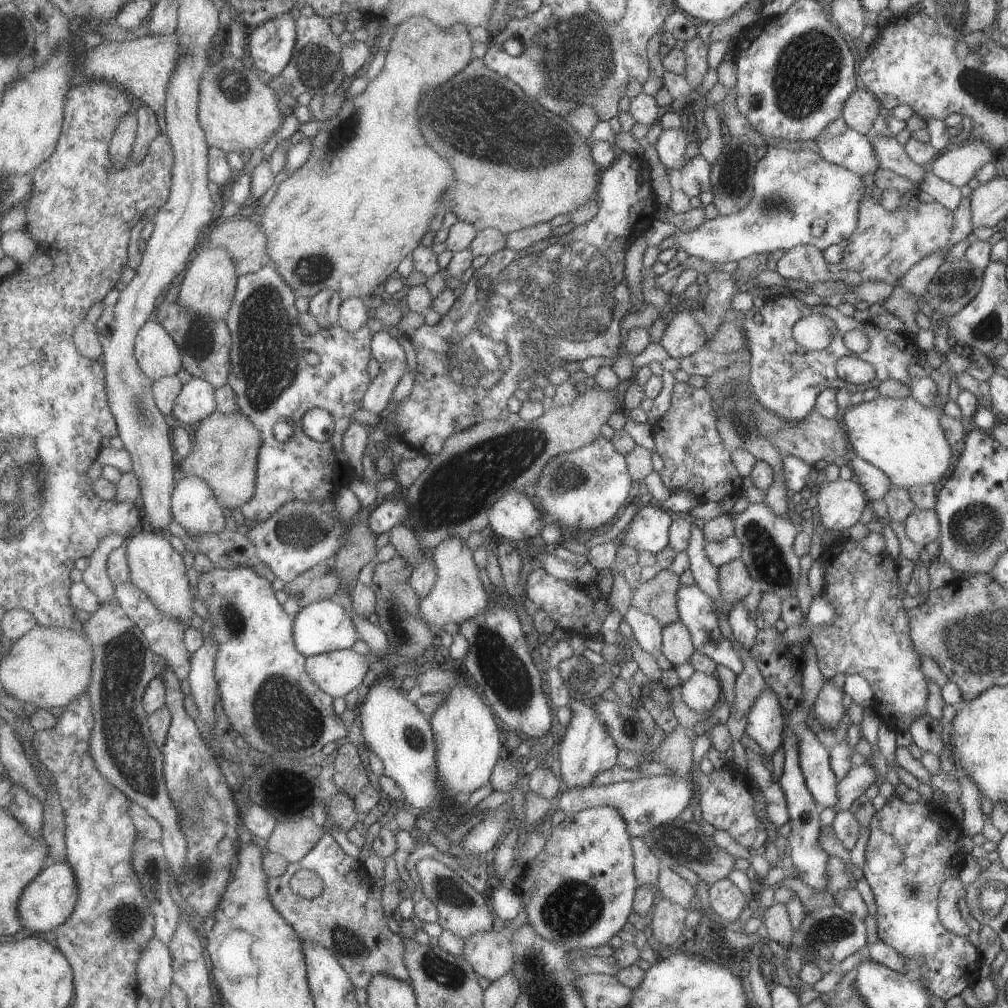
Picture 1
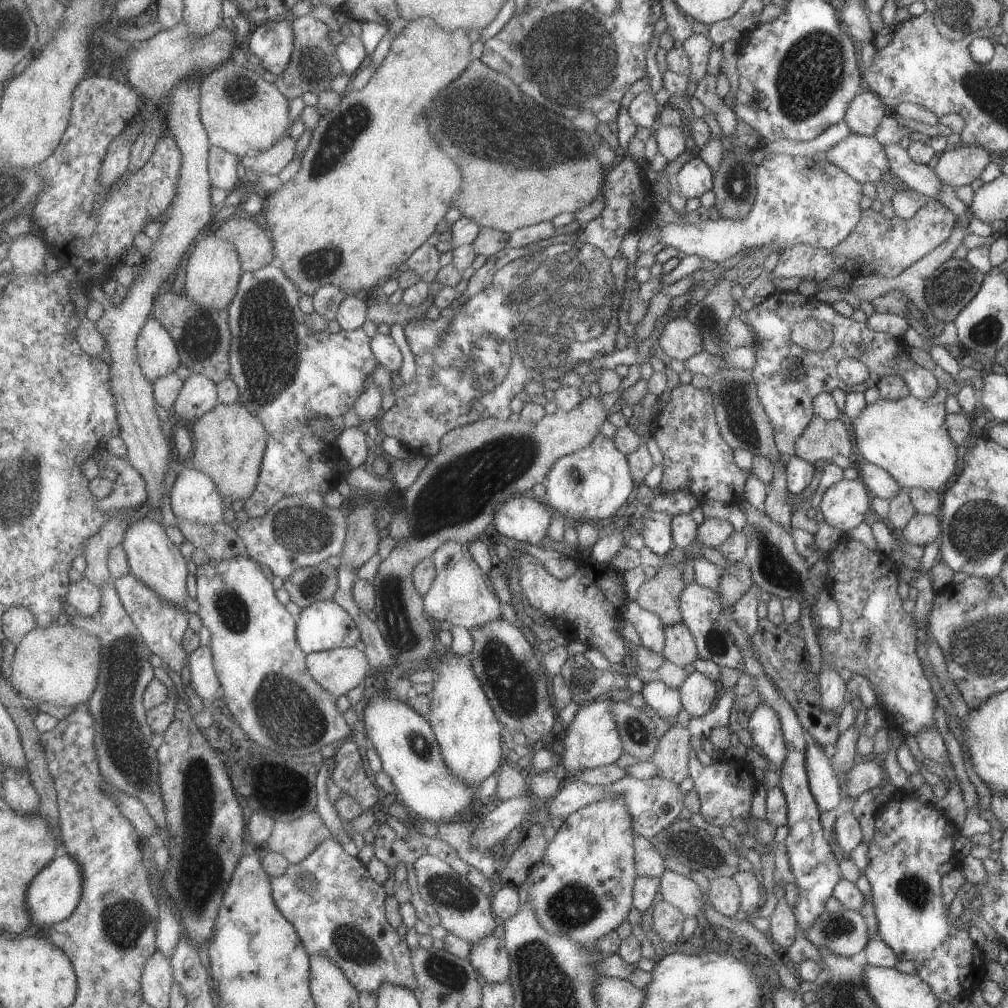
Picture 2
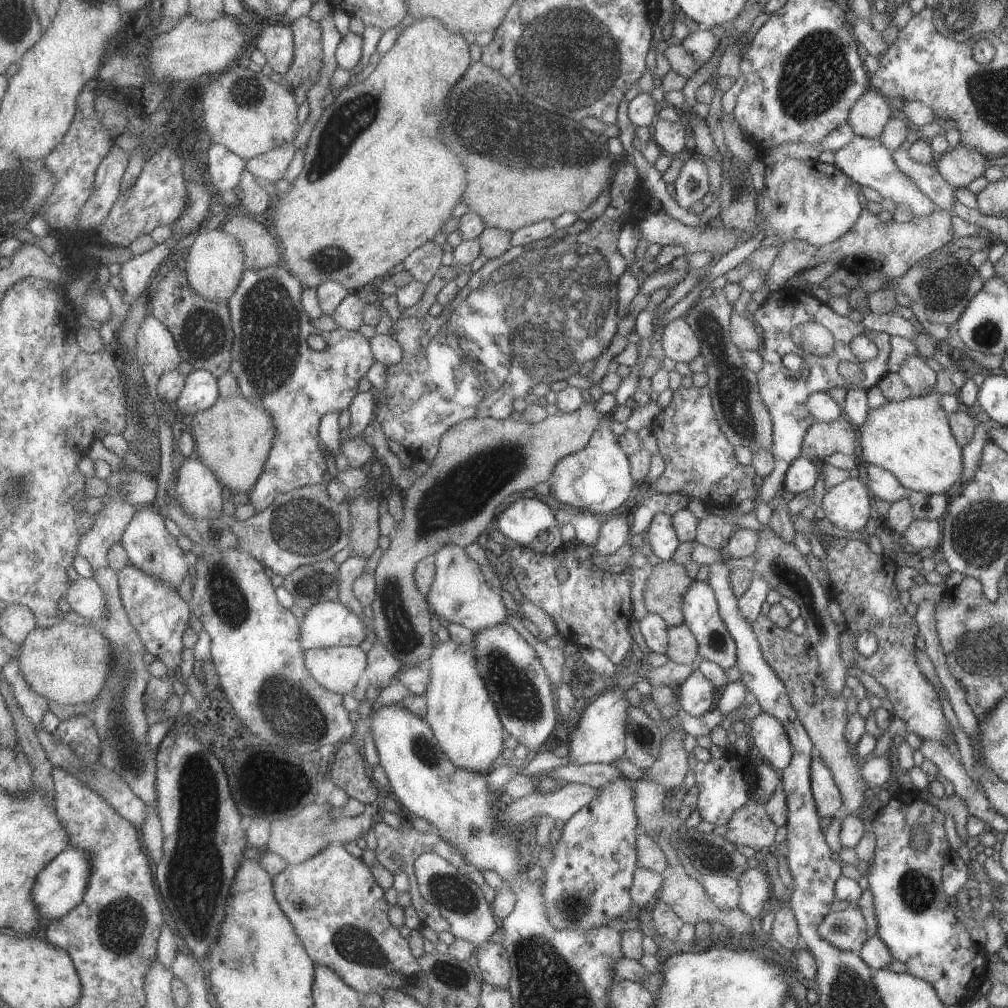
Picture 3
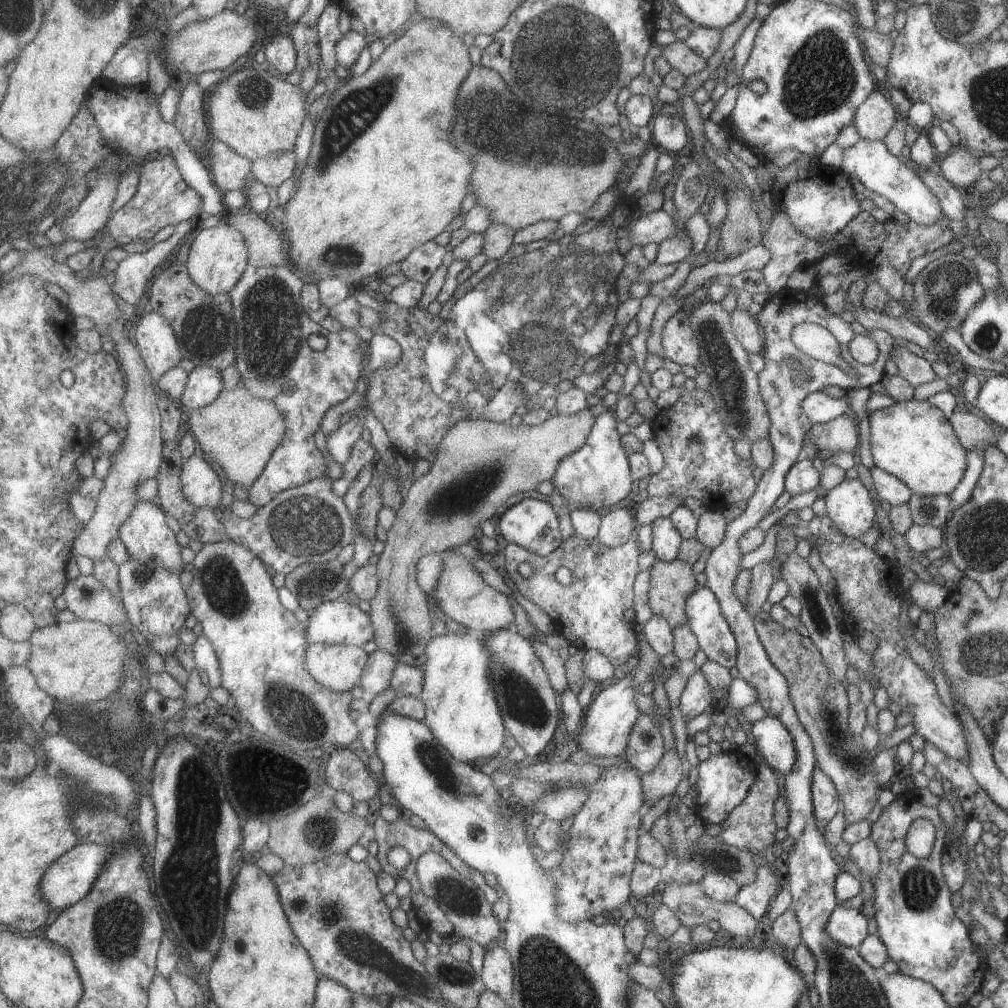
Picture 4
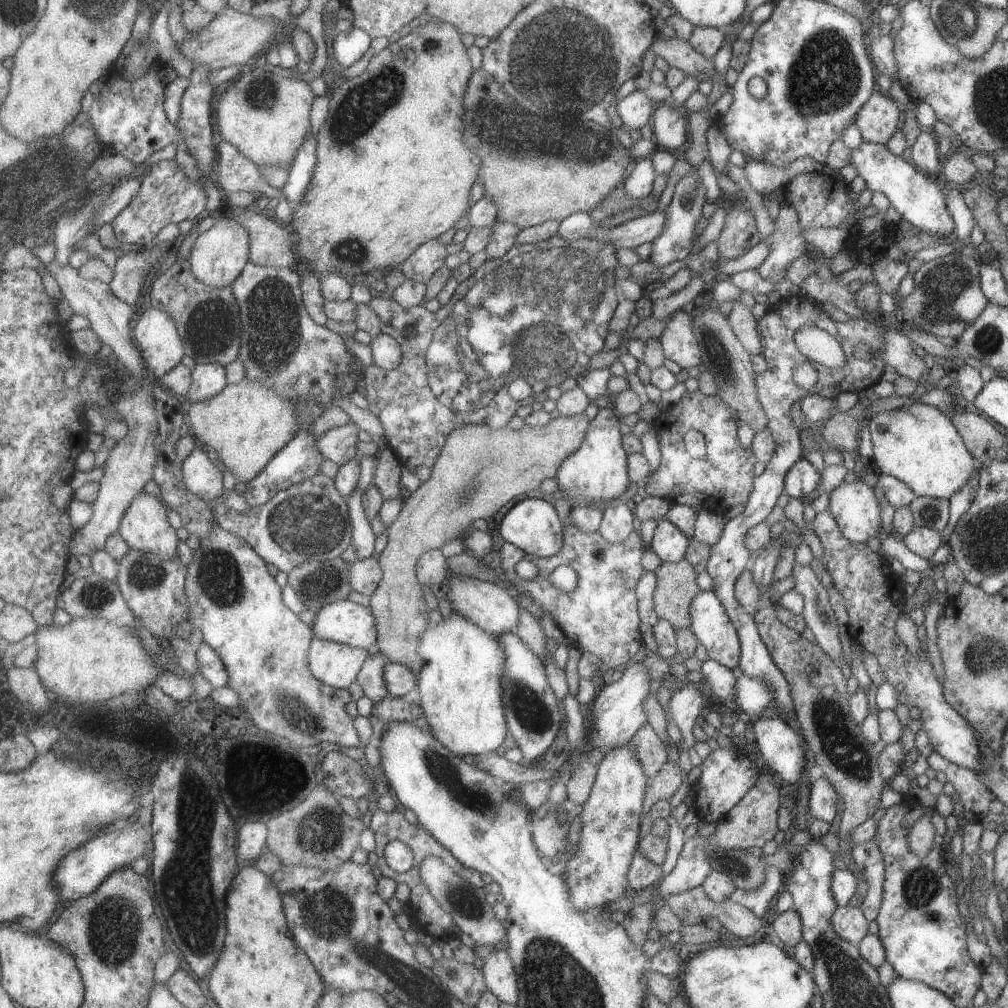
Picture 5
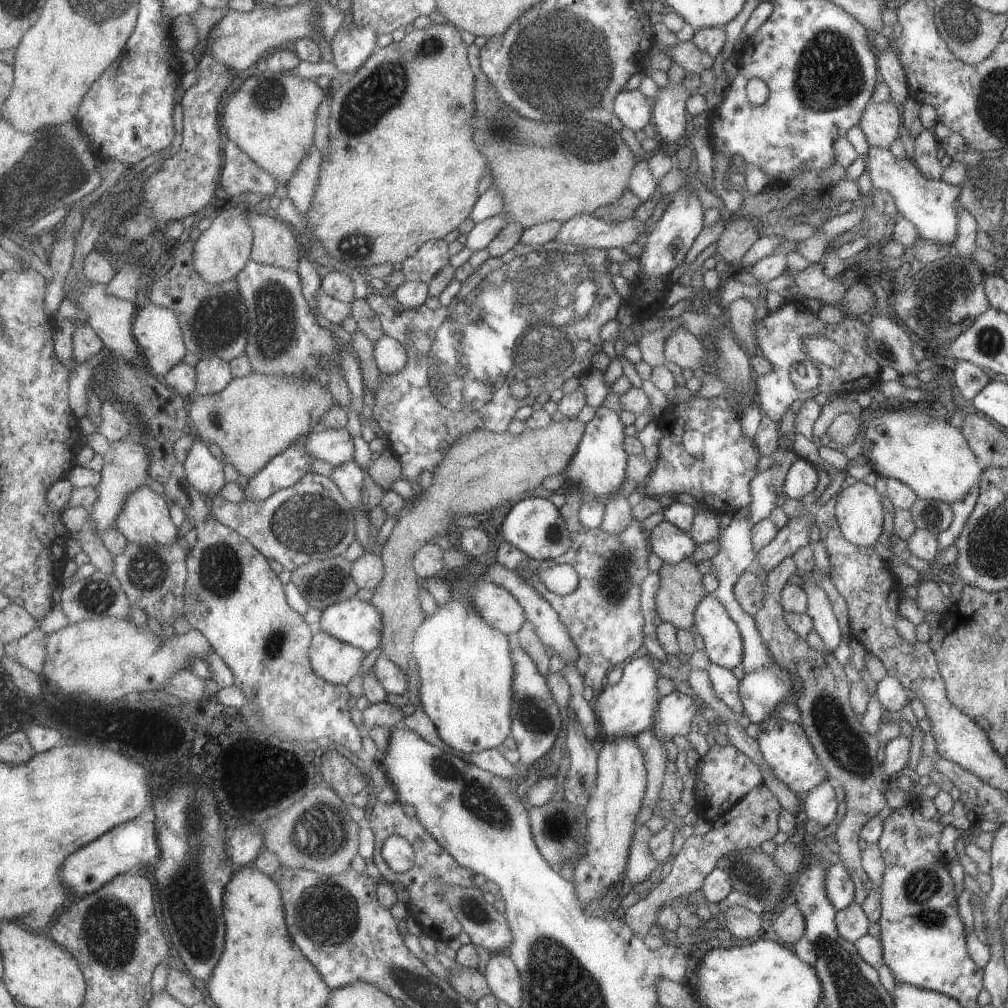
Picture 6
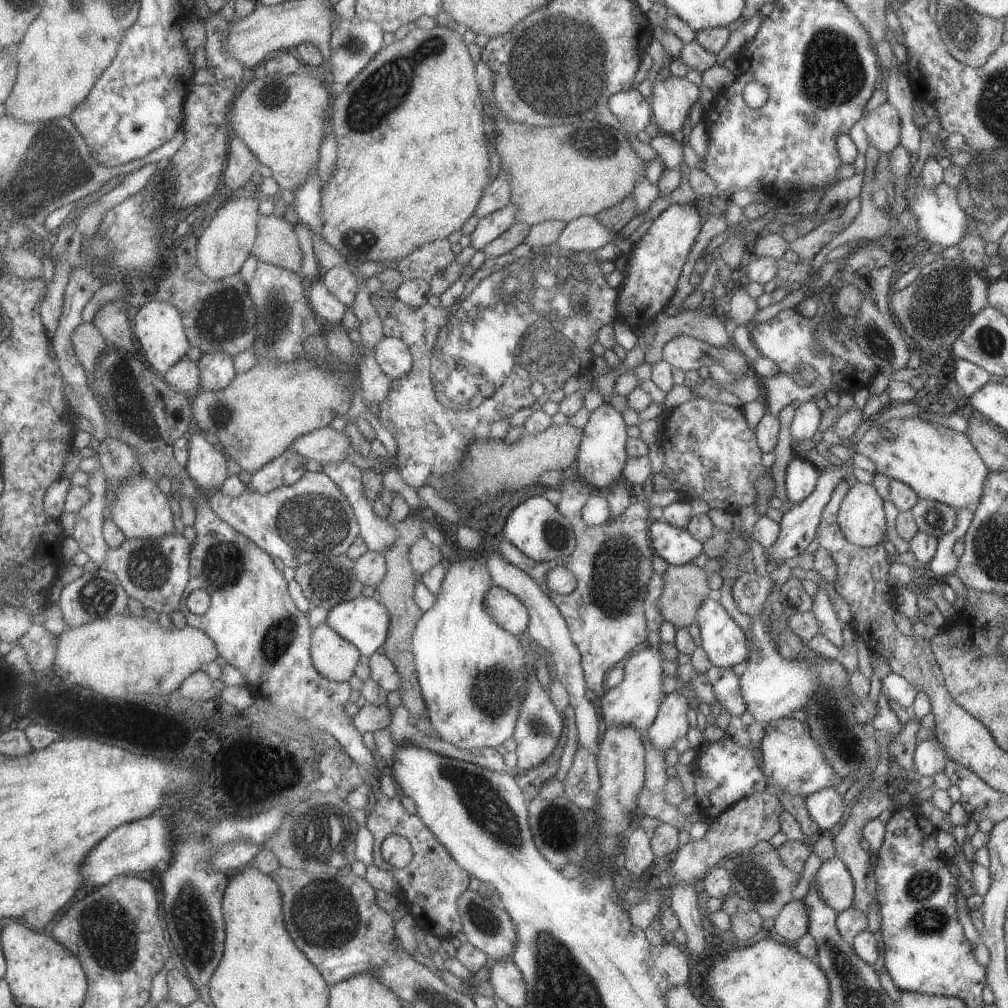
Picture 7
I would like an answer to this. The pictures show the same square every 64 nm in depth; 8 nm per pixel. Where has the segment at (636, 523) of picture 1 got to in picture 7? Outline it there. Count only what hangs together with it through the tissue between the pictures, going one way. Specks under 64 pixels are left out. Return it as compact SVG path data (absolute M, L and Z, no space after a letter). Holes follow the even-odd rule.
M659 520L649 524L652 550L668 565L682 565L702 552L702 543L695 540L686 529L678 529Z

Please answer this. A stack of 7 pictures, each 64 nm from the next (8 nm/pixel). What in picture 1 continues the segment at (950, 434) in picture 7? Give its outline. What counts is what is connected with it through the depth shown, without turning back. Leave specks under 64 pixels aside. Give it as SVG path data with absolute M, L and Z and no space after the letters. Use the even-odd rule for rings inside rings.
M948 352L938 368L928 369L927 375L935 382L937 402L929 408L912 397L891 399L876 397L871 402L840 412L839 419L845 428L845 436L856 456L879 468L894 486L908 489L911 486L933 484L939 486L952 471L956 448L949 446L943 436L939 416L948 400L950 378L959 371L967 370L972 362L966 352Z

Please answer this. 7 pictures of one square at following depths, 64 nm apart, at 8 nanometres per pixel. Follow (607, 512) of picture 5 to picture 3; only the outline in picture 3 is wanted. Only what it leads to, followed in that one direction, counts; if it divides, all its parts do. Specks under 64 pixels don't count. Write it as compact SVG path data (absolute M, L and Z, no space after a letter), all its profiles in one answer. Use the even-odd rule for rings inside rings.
M624 515L601 518L599 534L594 542L595 552L598 555L610 555L621 545L627 544L630 522L630 517Z

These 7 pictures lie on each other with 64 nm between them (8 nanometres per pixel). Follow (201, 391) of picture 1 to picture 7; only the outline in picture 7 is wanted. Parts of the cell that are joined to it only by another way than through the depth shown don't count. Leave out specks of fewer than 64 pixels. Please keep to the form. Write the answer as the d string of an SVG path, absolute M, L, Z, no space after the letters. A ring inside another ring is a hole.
M227 353L203 354L198 363L200 364L203 392L226 389L238 375L234 358Z

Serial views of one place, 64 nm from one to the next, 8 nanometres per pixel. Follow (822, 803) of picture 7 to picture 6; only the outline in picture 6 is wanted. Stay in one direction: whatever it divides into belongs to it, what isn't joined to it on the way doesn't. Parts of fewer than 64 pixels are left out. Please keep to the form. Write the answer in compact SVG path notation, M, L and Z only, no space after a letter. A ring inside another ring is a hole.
M830 780L820 782L814 789L802 796L801 806L807 819L821 825L831 825L837 814L840 794Z

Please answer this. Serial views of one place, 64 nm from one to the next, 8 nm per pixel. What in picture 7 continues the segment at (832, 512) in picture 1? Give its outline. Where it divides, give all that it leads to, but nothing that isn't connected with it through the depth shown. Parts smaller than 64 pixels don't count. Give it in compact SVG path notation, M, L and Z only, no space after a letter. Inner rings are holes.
M855 483L839 503L836 521L843 536L858 547L872 547L885 539L881 497L871 484Z

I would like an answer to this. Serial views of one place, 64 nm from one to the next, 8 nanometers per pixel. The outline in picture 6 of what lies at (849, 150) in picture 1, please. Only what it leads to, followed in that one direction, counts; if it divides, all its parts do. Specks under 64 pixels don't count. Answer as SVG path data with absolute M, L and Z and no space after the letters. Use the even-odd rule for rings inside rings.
M868 146L867 153L858 157L864 163L864 171L870 178L872 190L891 196L899 217L909 220L917 229L921 239L927 243L951 246L956 231L954 200L958 198L960 187L947 184L941 178L939 180L926 179L912 160L897 160L888 148Z

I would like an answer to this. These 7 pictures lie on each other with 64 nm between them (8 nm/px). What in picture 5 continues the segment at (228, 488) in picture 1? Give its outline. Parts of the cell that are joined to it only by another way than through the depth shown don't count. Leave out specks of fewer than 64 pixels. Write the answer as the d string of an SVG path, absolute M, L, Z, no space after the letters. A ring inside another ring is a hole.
M249 379L228 384L225 390L206 401L188 404L186 411L199 445L208 448L224 468L245 484L257 478L298 431L294 403Z

